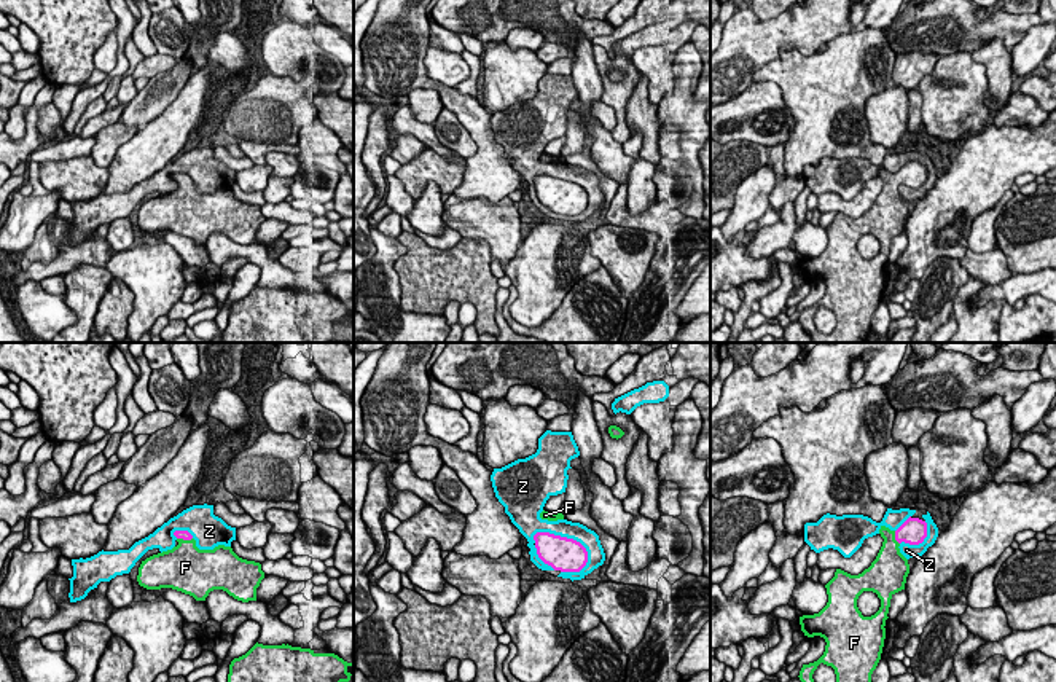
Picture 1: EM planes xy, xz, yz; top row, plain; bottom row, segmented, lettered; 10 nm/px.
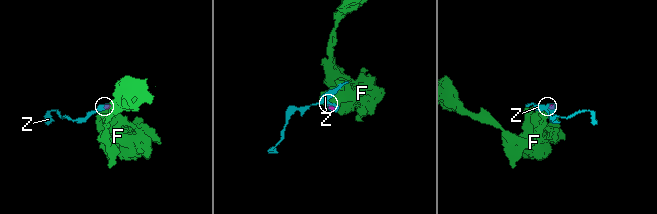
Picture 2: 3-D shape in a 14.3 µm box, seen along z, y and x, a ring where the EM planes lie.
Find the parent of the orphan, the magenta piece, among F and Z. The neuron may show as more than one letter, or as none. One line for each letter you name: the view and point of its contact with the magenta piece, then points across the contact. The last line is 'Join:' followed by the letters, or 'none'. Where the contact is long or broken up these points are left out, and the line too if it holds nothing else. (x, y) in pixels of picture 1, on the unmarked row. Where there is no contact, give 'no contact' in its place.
F: meets magenta in yz at (895, 180); runs through yz (913, 174), (895, 180), (889, 192), (889, 204)
Join: F

